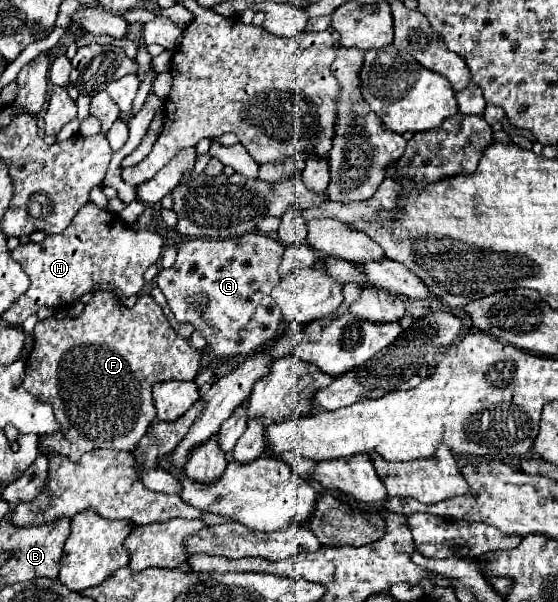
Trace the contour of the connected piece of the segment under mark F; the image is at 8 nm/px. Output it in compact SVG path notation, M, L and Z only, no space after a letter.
M97 291L79 317L65 317L61 321L49 317L39 321L35 327L33 349L25 359L27 377L23 387L39 401L49 403L55 409L55 419L61 423L62 429L53 435L39 436L39 452L57 451L59 455L69 455L69 459L77 461L83 453L101 447L133 451L149 425L155 421L151 387L159 381L193 381L199 371L199 361L201 353L189 347L189 339L177 337L163 309L151 295L139 295L135 307L129 309L115 305L111 293Z

